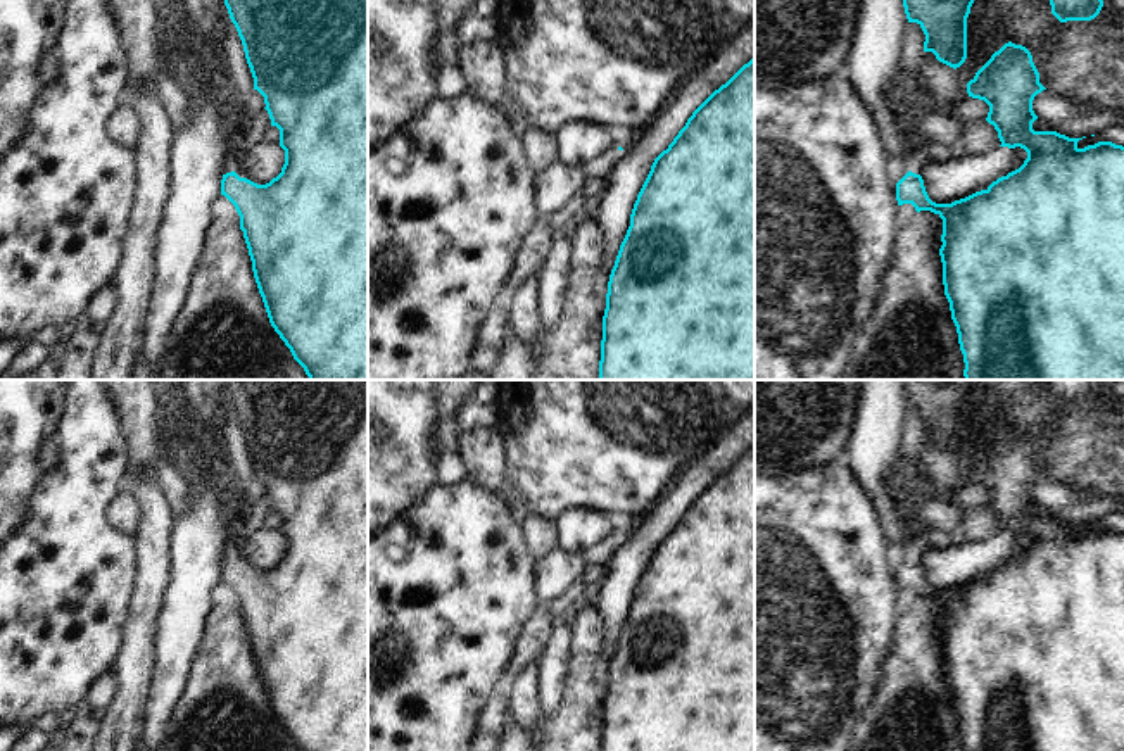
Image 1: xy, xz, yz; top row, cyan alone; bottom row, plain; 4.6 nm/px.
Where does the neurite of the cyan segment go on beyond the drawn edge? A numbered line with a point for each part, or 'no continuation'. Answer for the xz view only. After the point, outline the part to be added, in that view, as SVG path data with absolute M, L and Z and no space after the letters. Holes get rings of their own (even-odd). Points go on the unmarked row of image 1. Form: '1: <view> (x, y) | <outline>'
1: xz (598, 555) | M616 532L609 533L601 542L584 549L580 556L585 561L585 566L606 566L608 559L615 551L625 542L625 537L620 537Z

